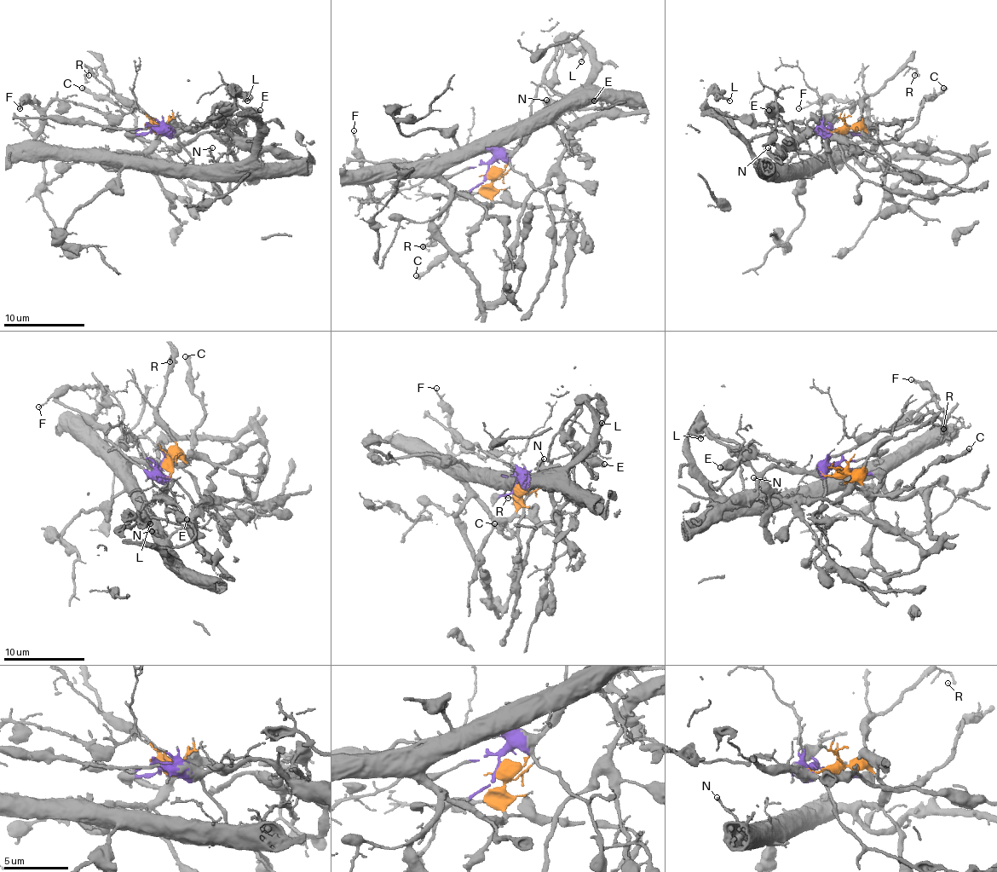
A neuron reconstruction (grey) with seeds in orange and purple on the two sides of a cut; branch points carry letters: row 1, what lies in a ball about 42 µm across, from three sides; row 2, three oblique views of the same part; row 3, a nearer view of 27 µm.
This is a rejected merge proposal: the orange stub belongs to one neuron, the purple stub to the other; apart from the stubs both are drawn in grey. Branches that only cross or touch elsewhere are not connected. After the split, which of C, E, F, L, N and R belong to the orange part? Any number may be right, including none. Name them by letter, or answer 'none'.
C, F, N, R

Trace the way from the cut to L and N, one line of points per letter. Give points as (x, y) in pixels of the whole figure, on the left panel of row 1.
L: (154, 129), (199, 128), (197, 124), (201, 125), (221, 112), (232, 103), (233, 97), (242, 93), (248, 101)
N: (154, 129), (157, 138), (142, 152), (107, 156), (148, 164), (203, 166), (213, 162), (211, 148)

